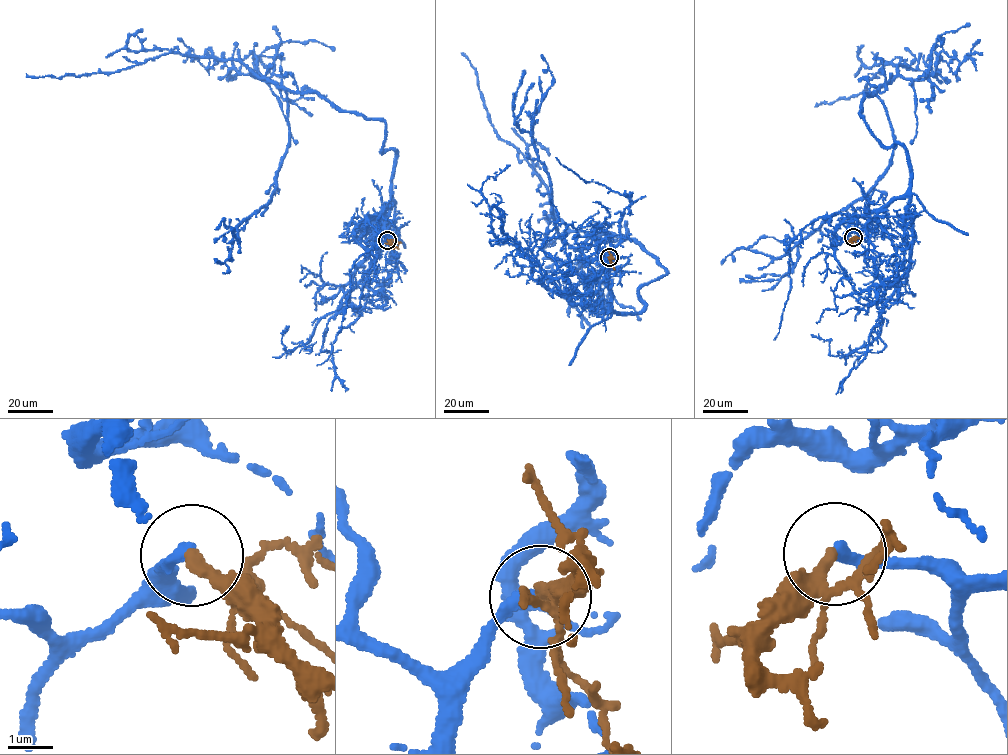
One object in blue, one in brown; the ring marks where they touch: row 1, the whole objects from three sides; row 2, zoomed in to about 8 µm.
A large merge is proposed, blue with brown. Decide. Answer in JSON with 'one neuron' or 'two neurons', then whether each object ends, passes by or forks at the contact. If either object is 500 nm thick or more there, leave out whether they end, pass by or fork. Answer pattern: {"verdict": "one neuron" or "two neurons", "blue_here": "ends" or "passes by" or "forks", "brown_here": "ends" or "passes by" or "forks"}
{"verdict": "one neuron", "blue_here": "ends", "brown_here": "ends"}

